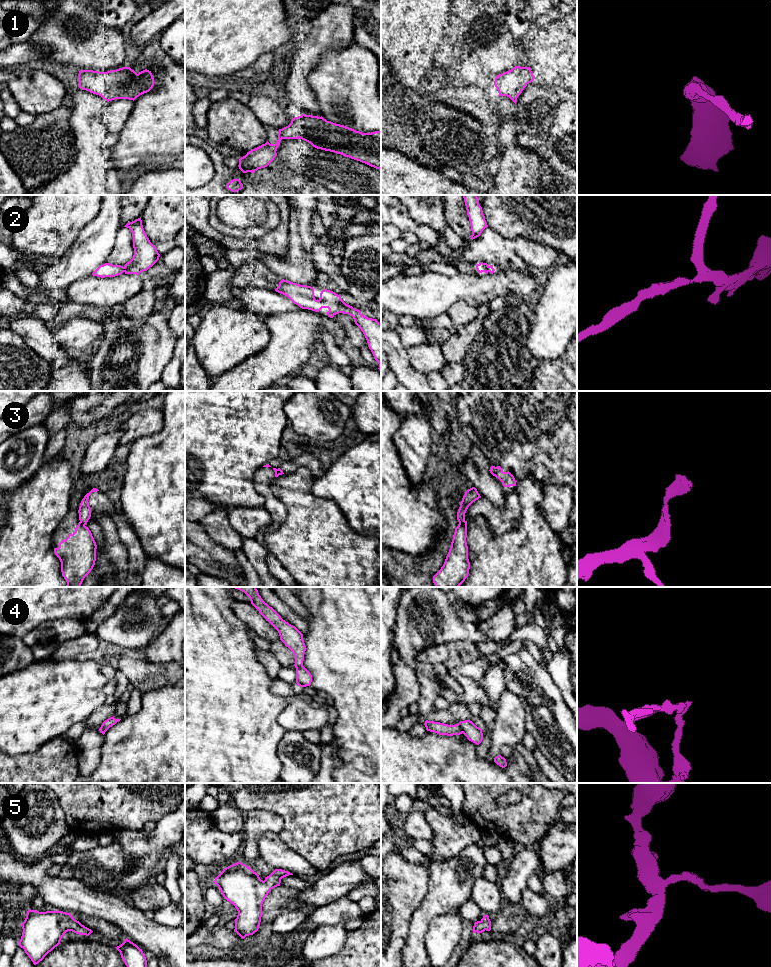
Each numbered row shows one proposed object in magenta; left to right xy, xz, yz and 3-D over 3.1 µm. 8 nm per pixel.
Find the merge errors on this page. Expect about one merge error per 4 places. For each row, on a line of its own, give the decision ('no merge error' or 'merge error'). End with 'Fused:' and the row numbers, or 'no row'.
1: no merge error
2: no merge error
3: merge error
4: merge error
5: no merge error
Fused: 3, 4

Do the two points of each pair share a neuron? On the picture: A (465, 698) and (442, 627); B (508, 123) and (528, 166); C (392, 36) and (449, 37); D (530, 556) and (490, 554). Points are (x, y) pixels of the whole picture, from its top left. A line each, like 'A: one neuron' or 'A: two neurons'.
A: two neurons
B: one neuron
C: two neurons
D: one neuron

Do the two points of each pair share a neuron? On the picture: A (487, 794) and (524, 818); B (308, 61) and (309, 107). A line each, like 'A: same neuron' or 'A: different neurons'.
A: same neuron
B: same neuron

